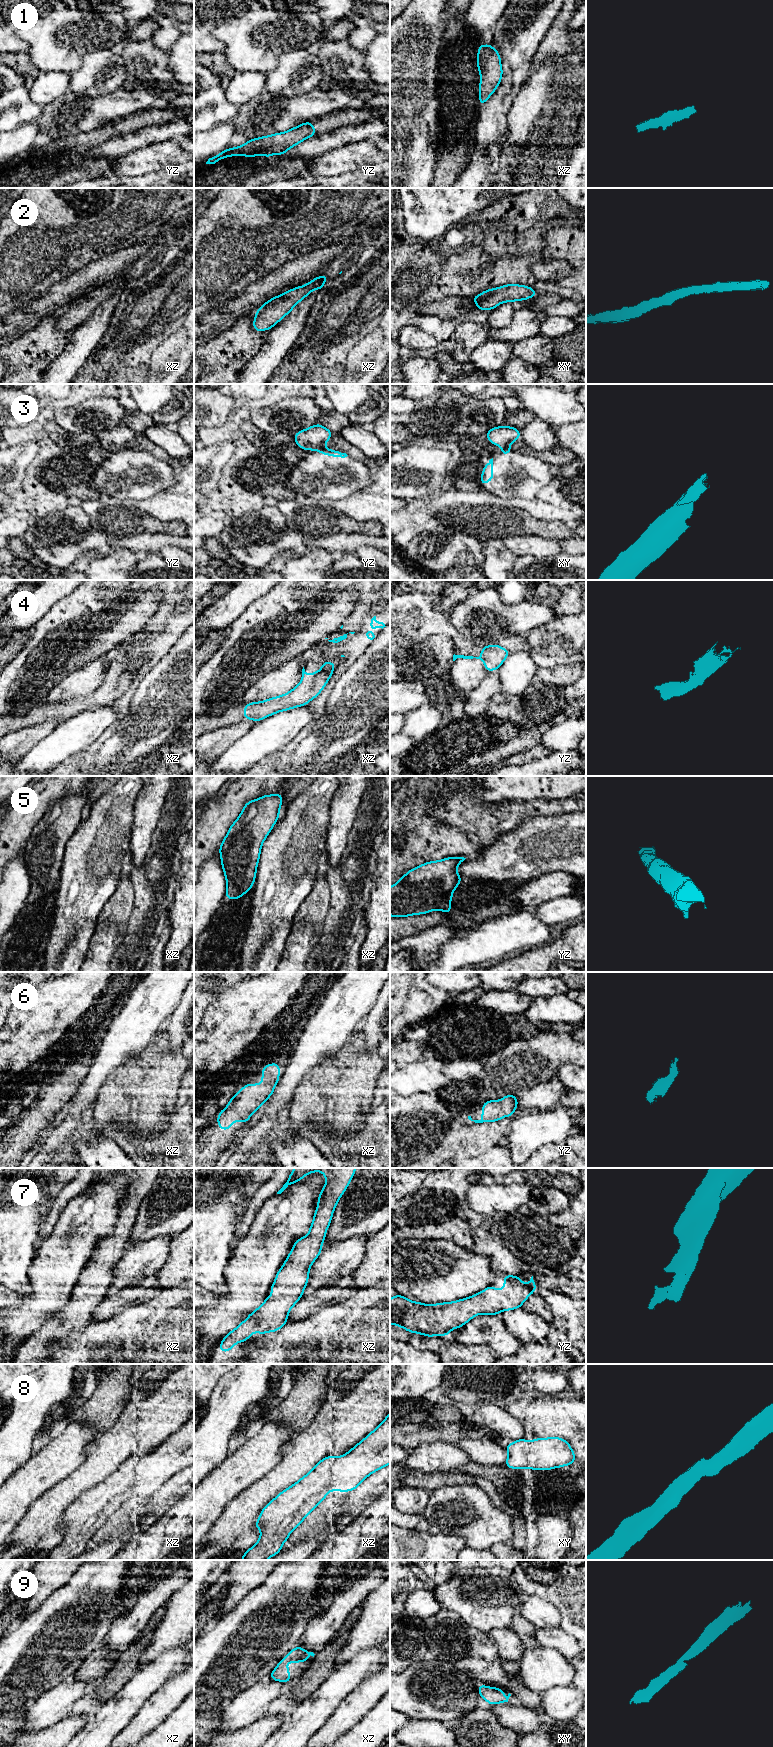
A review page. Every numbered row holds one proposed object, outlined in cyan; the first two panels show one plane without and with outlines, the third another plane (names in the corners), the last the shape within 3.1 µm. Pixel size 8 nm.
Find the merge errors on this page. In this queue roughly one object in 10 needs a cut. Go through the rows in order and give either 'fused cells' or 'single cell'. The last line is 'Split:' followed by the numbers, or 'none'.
1: single cell
2: single cell
3: fused cells
4: single cell
5: single cell
6: single cell
7: single cell
8: single cell
9: single cell
Split: 3

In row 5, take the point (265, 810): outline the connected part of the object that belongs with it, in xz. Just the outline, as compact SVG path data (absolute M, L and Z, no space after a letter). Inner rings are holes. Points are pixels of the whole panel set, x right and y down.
M282 794L264 795L245 804L219 848L227 888L225 897L242 897L254 885L261 847L279 819Z

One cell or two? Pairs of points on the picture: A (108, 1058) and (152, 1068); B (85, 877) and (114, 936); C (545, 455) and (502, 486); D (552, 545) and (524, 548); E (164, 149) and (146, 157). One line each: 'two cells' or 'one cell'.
A: two cells
B: two cells
C: two cells
D: one cell
E: one cell

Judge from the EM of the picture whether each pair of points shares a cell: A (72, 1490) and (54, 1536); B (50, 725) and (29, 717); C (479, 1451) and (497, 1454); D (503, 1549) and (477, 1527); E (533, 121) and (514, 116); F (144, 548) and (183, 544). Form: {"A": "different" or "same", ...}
{"A": "same", "B": "different", "C": "same", "D": "different", "E": "same", "F": "same"}

